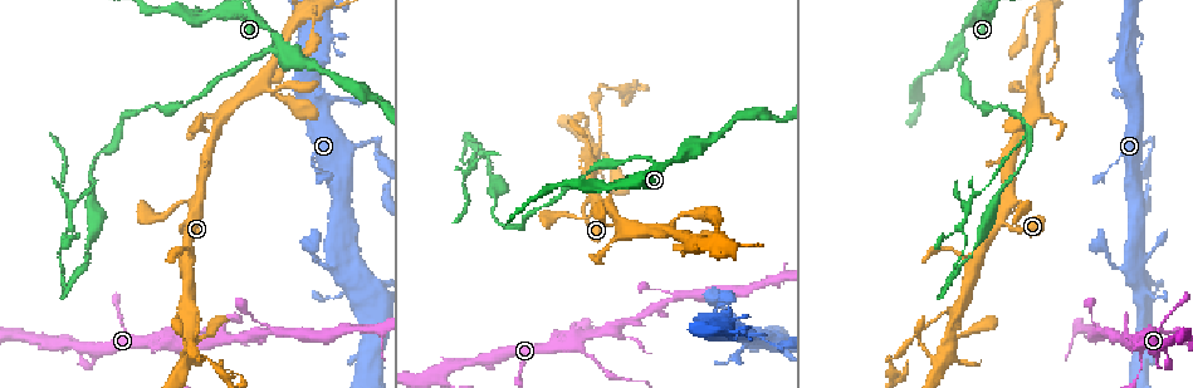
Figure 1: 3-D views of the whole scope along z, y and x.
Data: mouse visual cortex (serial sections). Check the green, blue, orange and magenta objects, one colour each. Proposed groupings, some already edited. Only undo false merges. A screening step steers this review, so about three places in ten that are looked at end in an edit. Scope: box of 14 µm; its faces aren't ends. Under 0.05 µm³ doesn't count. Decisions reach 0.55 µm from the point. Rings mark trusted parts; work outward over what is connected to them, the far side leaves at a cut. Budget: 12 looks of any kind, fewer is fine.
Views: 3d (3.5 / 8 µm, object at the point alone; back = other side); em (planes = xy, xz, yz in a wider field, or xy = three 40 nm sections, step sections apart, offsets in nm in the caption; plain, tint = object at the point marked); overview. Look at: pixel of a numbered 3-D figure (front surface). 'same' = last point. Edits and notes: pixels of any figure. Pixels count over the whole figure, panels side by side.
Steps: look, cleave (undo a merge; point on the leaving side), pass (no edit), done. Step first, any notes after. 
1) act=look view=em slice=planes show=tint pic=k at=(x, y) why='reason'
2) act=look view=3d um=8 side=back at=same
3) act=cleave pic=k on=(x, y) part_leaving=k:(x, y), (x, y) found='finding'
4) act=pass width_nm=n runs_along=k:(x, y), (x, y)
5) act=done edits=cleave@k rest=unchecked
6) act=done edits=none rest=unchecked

act=look view=3d um=3.5 pic=1 at=(1145, 337) why='three arms meet'

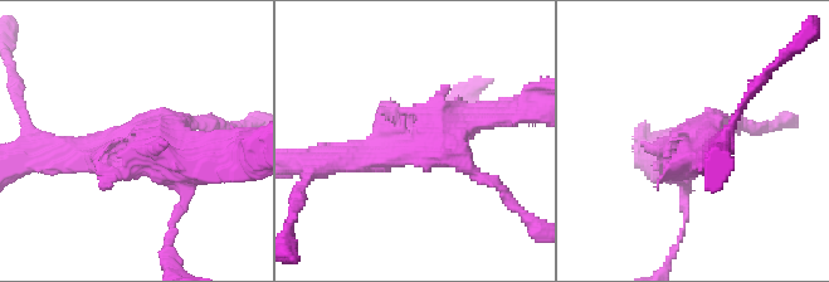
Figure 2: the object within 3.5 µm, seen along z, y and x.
act=look view=em slice=planes show=tint pic=2 at=(412, 152)

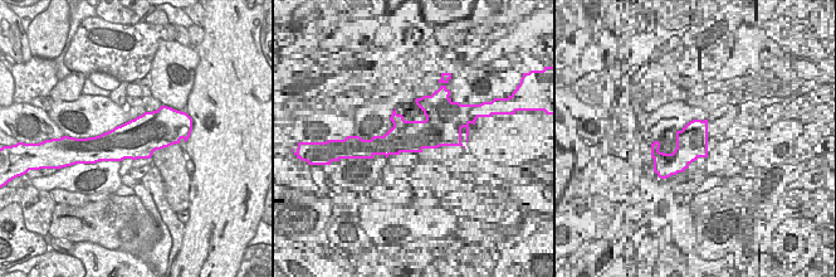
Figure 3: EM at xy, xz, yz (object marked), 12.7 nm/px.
act=pass runs_along=2:(325, 160), (425, 147), (472, 118) found='continuous, no second cell'

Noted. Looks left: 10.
act=look view=3d um=3.5 pic=1 at=(683, 159) why='thin arm on a thick one'

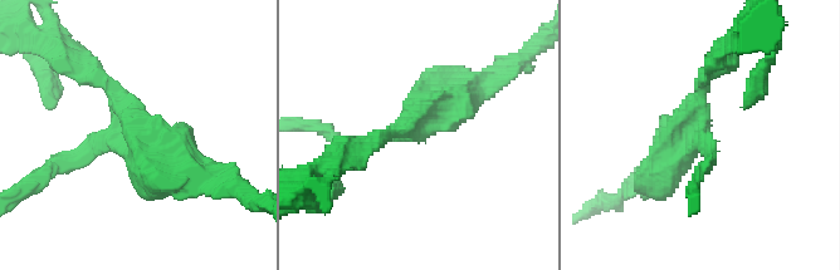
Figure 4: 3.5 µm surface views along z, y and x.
act=look view=em slice=xy step=2 show=tint pic=4 at=(699, 120) arms=3 arm_widths_nm=150,200,500 why='need the tissue'

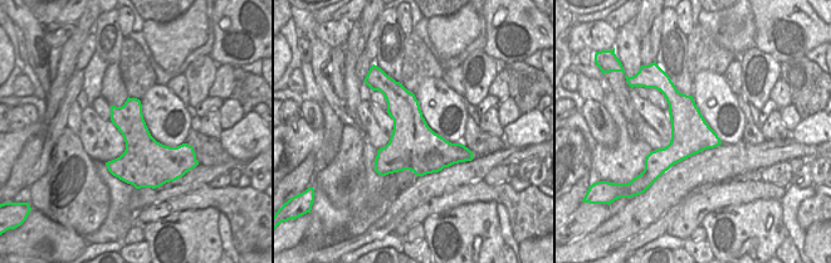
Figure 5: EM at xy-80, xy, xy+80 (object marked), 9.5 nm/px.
act=pass runs_along=4:(76, 60), (130, 122), (60, 161) found='continuous, no second cell'

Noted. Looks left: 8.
act=look view=3d um=3.5 pic=1 at=(942, 249) why='a narrow waist'

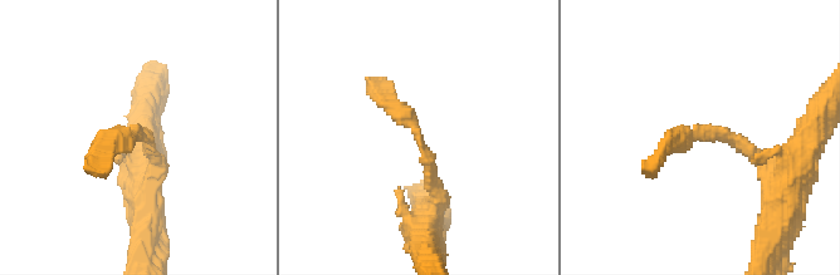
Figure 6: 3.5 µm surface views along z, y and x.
act=look view=em slice=xy step=3 show=tint pic=6 at=(134, 134) why='shape alone is not enough'

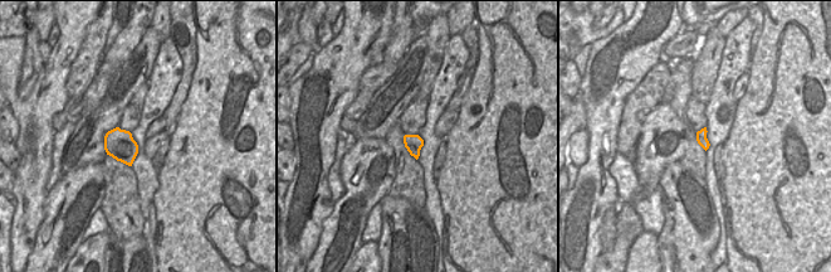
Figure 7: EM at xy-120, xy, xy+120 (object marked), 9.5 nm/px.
act=pass width_nm=170 runs_along=6:(436, 200), (418, 129), (367, 82) found='continuous, no second cell'

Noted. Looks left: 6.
act=look view=3d um=3.5 pic=1 at=(68, 282) why='abrupt turn'

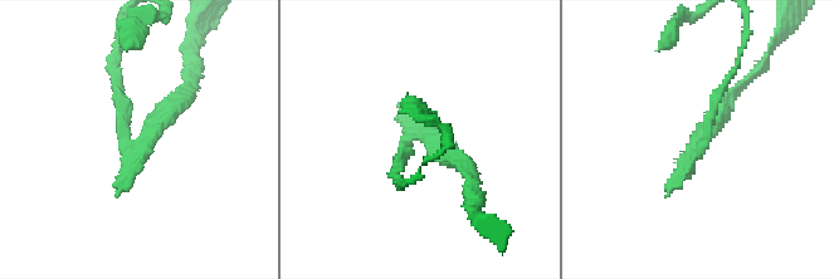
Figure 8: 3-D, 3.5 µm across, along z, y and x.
act=look view=em slice=planes show=tint pic=8 at=(134, 146)

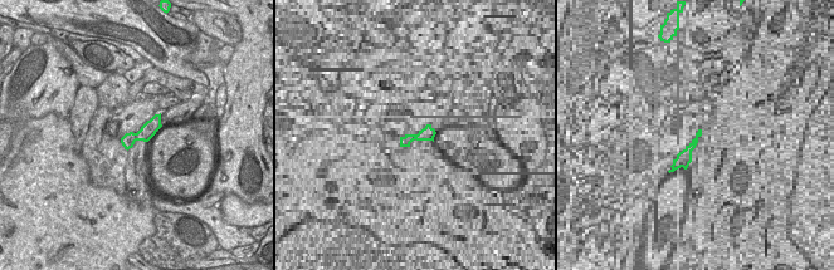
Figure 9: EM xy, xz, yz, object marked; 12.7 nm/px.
act=cleave pic=8 on=(116, 71) part_leaving=8:(123, 112), (112, 67), (120, 32) found='a second cell is stuck on'

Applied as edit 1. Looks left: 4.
act=look view=overview

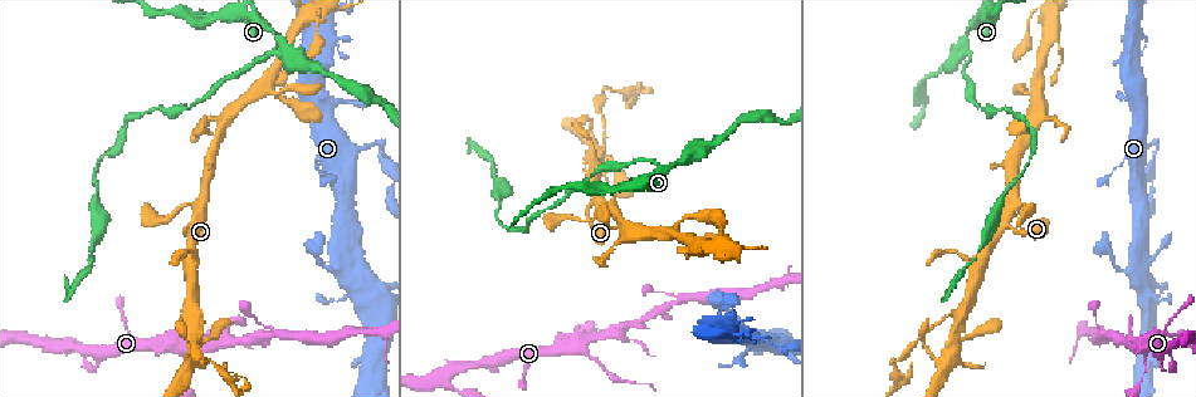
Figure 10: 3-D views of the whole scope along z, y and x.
act=look view=3d um=3.5 pic=10 at=(196, 315) why='side arm on a straight run'

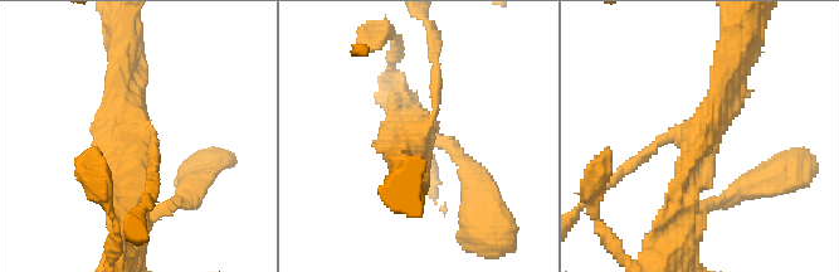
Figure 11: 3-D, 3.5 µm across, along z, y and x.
act=look view=em slice=xy step=2 show=tint pic=11 at=(127, 131) arms=3 arm_widths_nm=150,350,350 why='shape alone is not enough'

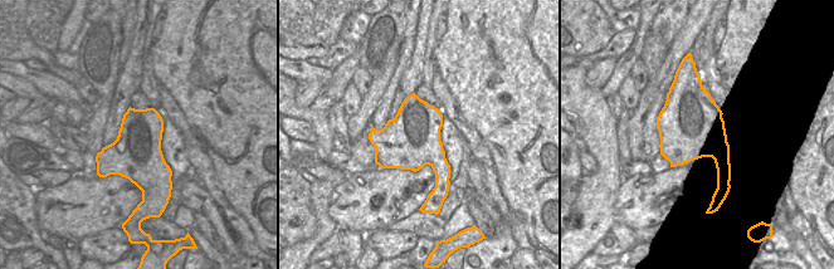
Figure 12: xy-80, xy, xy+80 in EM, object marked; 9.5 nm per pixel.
act=pass width_nm=550 runs_along=11:(730, 57), (684, 169), (682, 215) found='all the same cell'

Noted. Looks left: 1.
act=done edits=cleave@8 rest=unchecked

